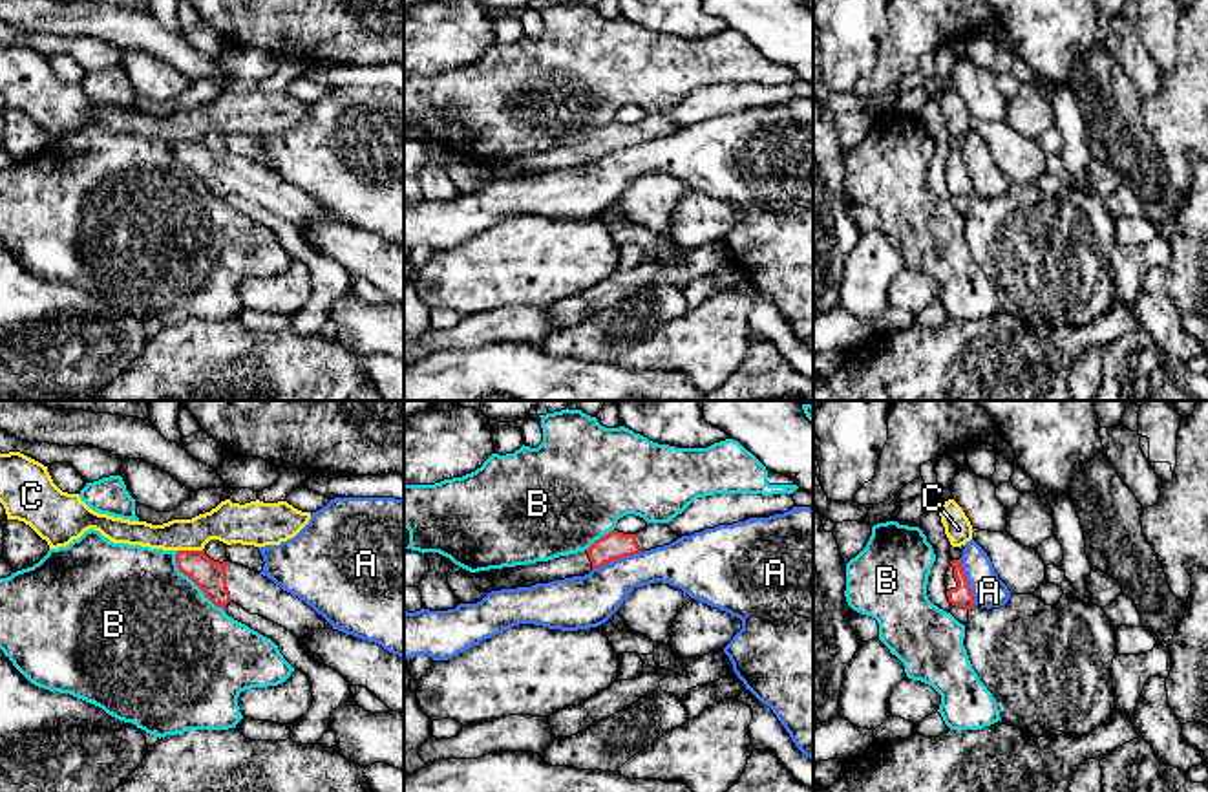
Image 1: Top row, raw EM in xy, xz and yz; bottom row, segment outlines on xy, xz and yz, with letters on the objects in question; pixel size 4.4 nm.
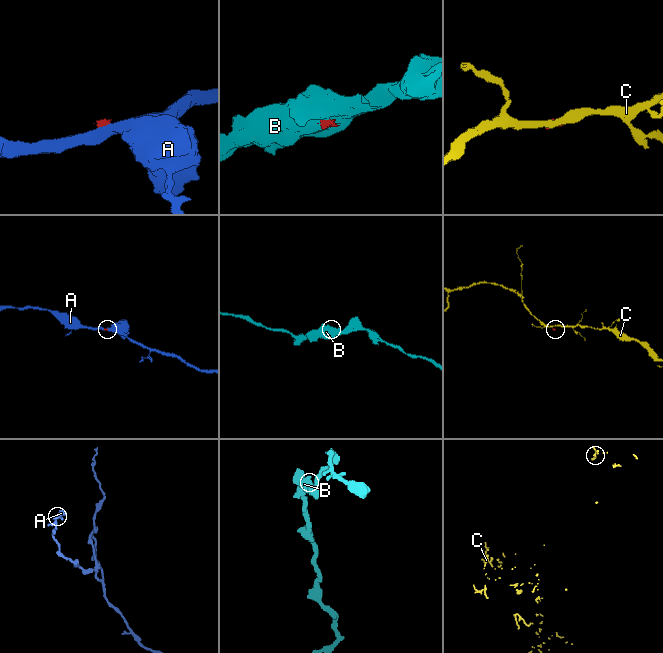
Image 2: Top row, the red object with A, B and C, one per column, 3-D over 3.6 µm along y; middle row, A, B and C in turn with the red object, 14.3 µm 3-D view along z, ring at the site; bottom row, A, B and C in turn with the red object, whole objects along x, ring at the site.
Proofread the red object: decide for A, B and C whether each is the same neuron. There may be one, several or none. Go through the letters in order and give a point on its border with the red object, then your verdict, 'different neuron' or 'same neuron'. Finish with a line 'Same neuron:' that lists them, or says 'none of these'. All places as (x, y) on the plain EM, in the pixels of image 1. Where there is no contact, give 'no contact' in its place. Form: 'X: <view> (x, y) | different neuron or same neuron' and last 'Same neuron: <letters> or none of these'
A: xz (616, 149) | different neuron
B: xy (192, 171) | different neuron
C: xy (190, 141) | different neuron
Same neuron: none of these

